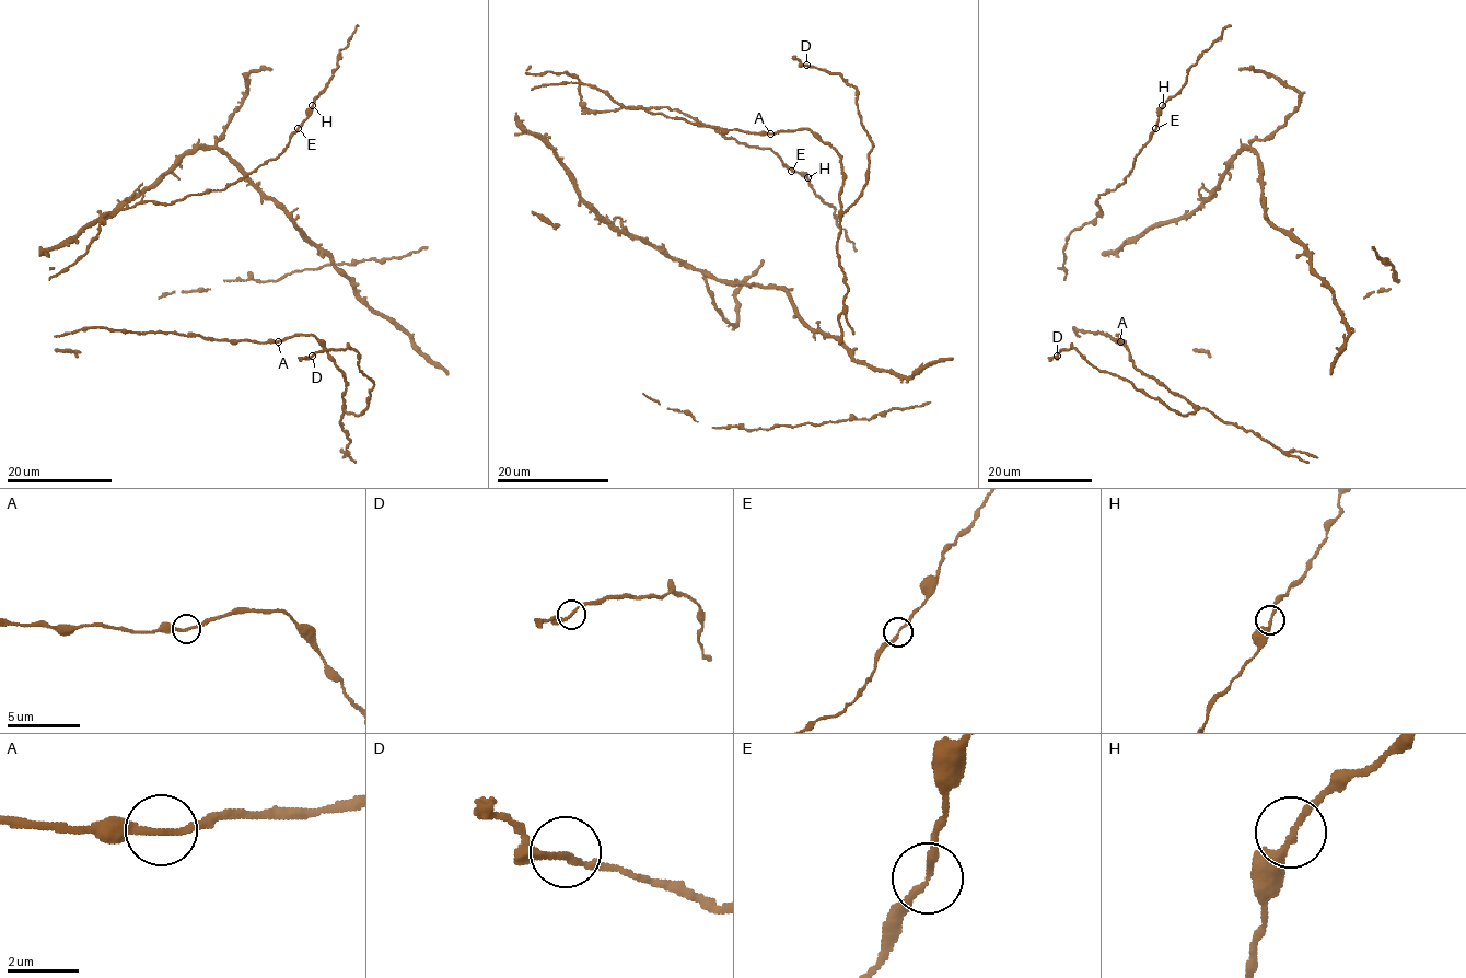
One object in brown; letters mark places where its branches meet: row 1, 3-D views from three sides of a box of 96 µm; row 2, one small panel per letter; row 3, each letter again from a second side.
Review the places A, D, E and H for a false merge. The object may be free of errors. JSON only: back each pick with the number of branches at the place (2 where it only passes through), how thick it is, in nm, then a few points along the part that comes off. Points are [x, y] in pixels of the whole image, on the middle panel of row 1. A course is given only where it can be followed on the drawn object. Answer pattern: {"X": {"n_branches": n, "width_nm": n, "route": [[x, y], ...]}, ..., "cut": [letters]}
{"cut": []}

